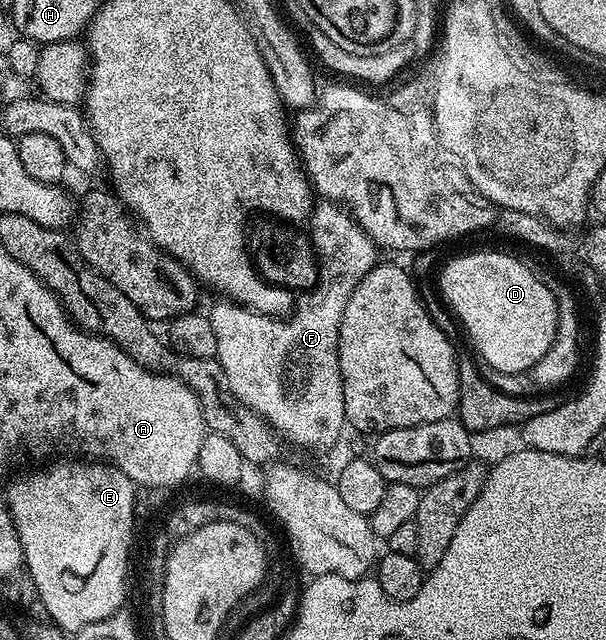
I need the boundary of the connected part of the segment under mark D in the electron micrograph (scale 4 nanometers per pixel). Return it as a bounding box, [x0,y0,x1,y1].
[437,253,559,373]

